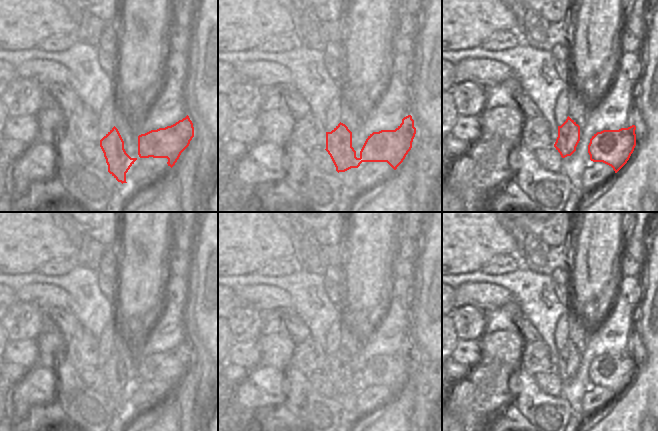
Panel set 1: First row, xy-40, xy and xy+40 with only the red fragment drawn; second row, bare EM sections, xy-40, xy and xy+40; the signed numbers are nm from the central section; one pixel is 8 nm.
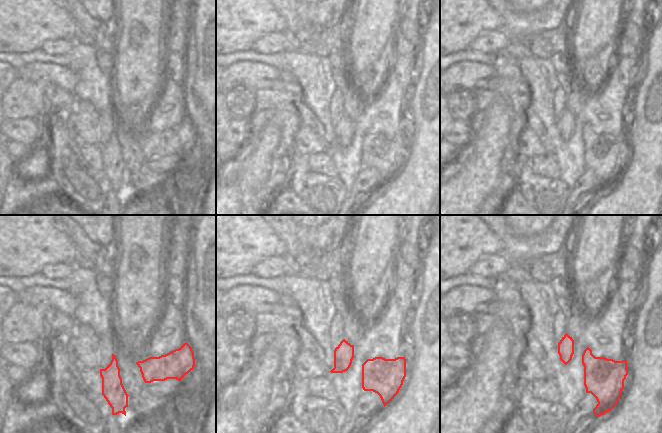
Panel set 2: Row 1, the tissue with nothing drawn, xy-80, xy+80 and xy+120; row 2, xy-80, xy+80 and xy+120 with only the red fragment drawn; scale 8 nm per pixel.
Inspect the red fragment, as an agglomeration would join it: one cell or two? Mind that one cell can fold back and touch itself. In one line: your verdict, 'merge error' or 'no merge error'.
merge error

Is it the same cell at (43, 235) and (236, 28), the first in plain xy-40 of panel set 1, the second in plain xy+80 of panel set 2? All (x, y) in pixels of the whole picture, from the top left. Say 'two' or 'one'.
one

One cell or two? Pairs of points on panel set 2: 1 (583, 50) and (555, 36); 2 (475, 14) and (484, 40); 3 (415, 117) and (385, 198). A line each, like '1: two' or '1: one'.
1: two
2: two
3: one

